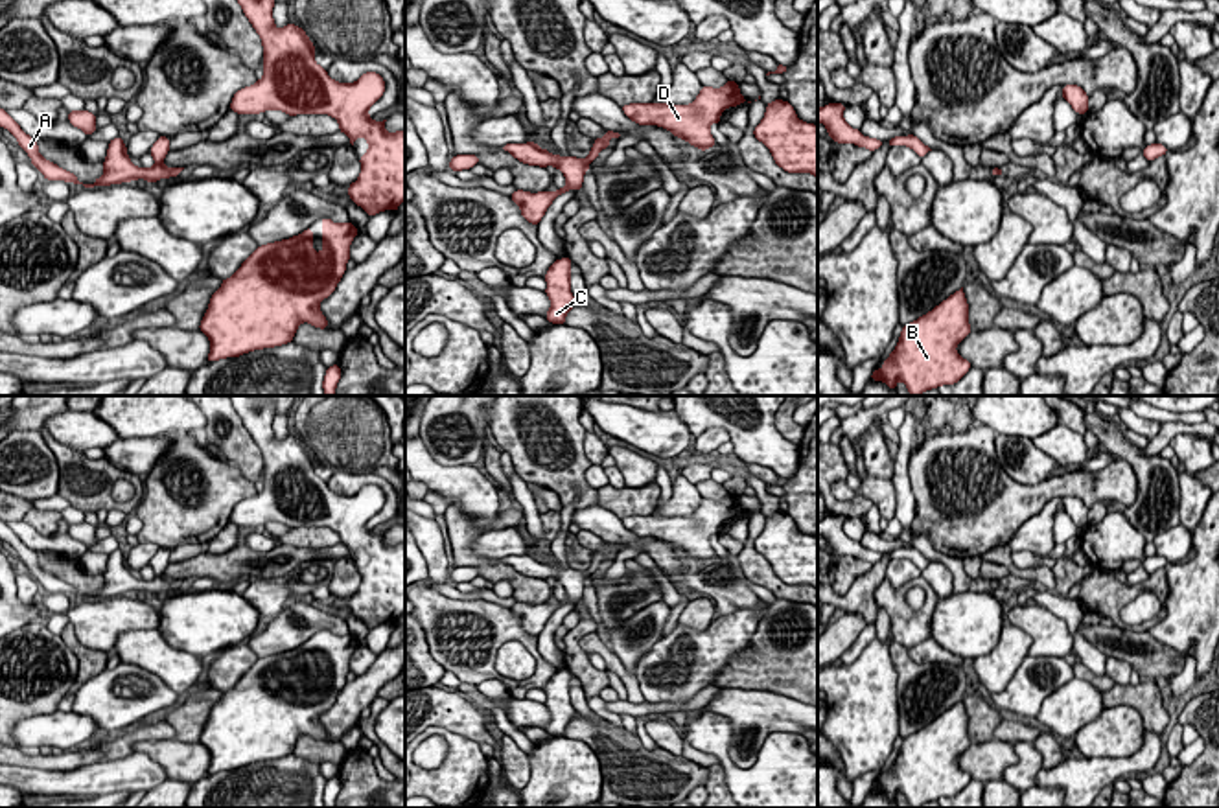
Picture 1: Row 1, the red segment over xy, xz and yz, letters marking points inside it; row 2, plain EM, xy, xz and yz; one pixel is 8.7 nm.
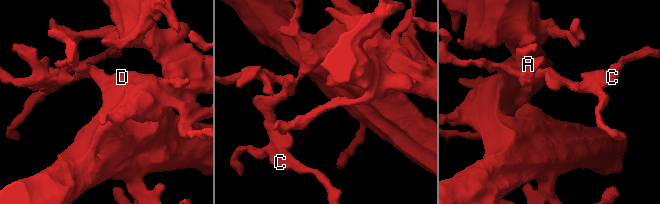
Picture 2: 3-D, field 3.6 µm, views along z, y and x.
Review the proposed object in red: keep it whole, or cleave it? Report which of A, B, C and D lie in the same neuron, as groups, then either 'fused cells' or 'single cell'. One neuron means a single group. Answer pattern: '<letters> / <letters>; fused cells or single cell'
A B C D; single cell

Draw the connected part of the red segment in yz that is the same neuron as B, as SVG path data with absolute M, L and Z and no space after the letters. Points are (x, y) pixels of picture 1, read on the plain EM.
M963 699L926 727L906 736L899 755L873 793L897 802L902 793L911 808L958 795L972 779L956 758L972 744Z

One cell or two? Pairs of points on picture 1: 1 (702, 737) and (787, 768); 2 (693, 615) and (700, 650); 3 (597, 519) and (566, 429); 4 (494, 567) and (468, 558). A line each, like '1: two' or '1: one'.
1: one
2: two
3: two
4: one

